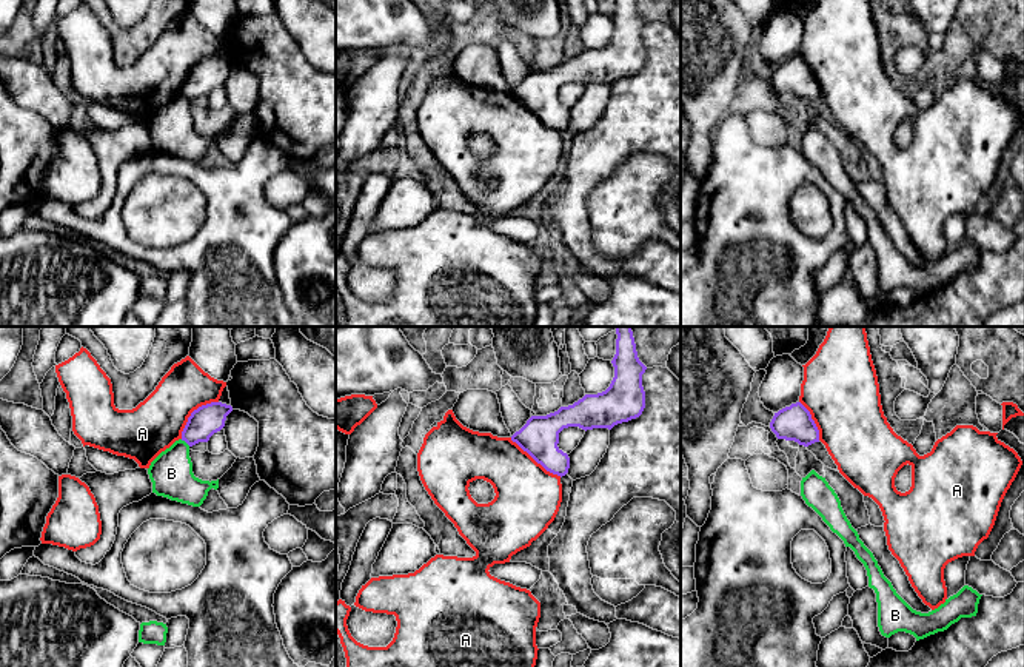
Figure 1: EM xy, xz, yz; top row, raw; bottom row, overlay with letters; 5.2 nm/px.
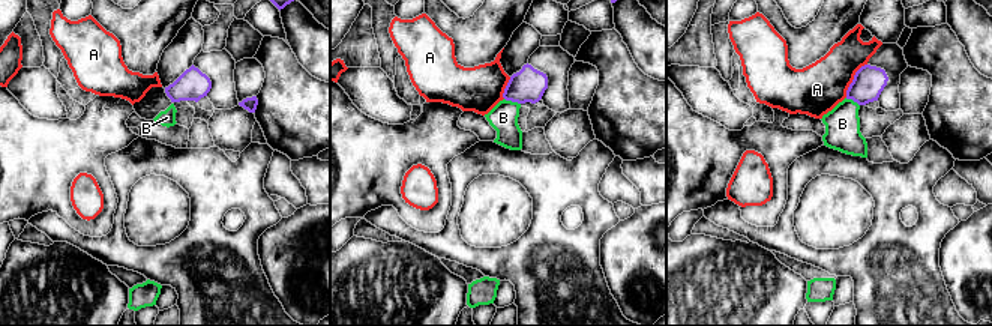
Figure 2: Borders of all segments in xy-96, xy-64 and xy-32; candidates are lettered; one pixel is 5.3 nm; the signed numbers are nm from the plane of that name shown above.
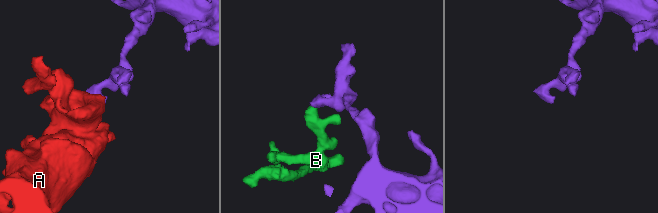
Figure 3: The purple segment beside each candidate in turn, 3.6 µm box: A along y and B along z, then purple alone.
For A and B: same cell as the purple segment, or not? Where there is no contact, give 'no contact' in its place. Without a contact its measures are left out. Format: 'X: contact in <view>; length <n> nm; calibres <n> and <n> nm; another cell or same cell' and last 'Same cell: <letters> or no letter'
A: contact in xy; length 280 nm; calibres 160 and 280 nm; another cell
B: contact in xy; length 70 nm; calibres 160 and 220 nm; another cell
Same cell: no letter

